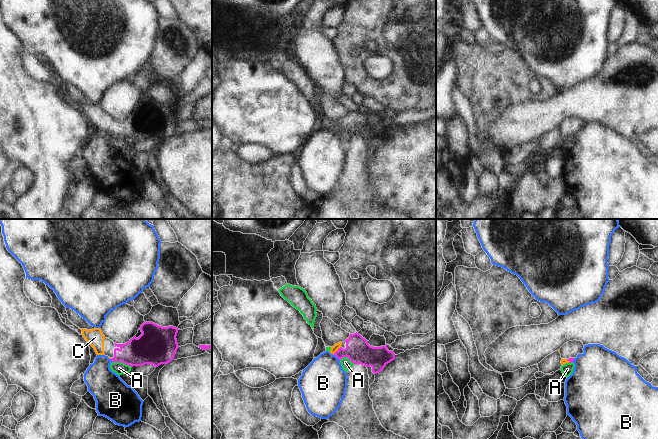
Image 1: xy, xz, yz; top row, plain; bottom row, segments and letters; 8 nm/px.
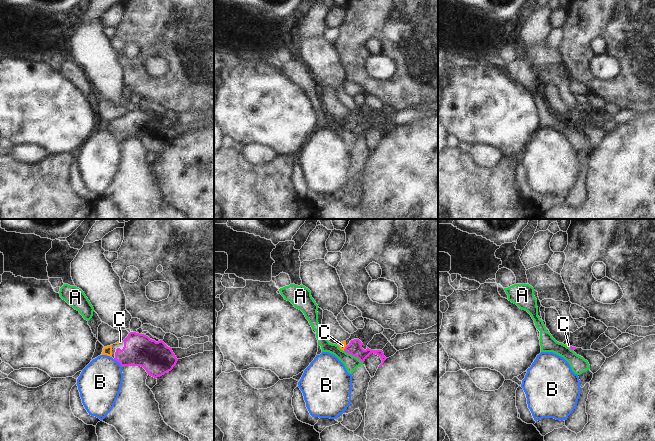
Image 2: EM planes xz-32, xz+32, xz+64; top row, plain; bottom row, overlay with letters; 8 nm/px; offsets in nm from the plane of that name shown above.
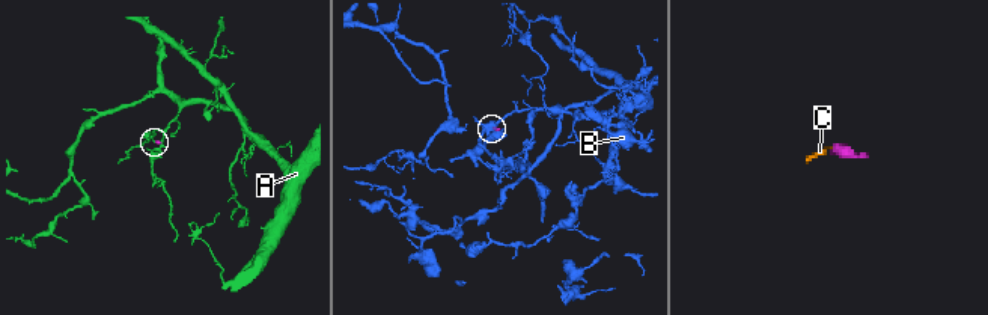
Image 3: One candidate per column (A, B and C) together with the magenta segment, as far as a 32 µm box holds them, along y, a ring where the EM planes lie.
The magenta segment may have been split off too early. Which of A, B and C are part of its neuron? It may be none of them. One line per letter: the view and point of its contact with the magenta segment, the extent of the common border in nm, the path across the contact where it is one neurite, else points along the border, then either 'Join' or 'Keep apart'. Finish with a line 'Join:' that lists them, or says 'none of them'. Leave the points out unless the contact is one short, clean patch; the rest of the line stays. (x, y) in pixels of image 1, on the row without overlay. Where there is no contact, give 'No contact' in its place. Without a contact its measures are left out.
A: Touches magenta at xy (122, 137). Shared border 170 nm. Boundary: xy (112, 137), (122, 137), (131, 143). Keep apart
B: Touches magenta at xz (336, 132). Shared border 70 nm. Boundary: xz (334, 130), (339, 136). Keep apart
C: Touches magenta at xz (338, 126). Shared border 90 nm. Path across: xz (358, 127), (338, 126), (335, 124). Join
Join: C

